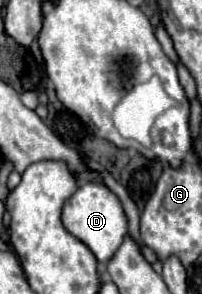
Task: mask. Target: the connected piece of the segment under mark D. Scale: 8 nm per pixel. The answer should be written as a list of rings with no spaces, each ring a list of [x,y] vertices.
[[[83,182],[79,184],[77,192],[65,202],[63,206],[63,226],[79,238],[83,244],[89,246],[89,250],[95,254],[97,262],[107,262],[117,248],[123,242],[123,236],[127,234],[127,218],[121,208],[121,202],[117,196],[103,184],[95,182]]]

